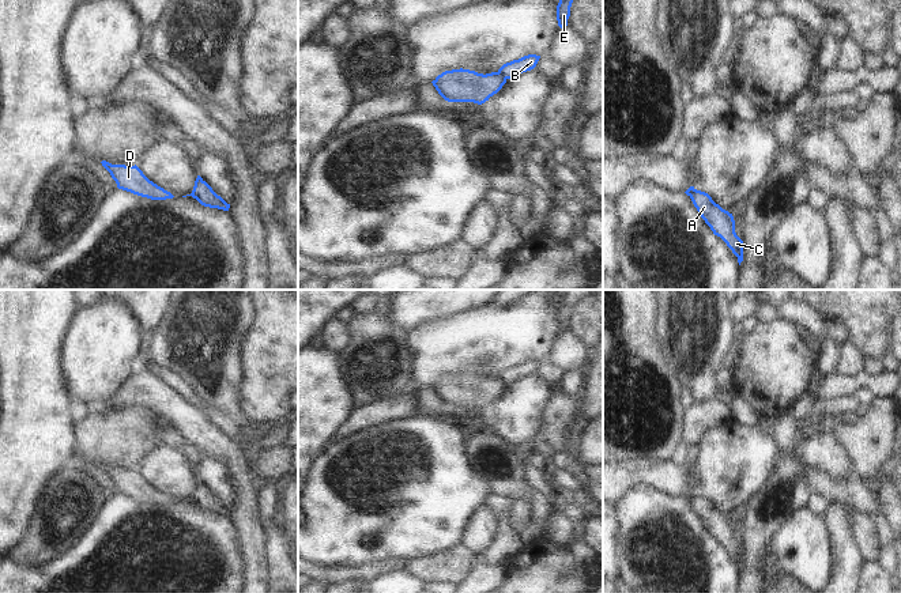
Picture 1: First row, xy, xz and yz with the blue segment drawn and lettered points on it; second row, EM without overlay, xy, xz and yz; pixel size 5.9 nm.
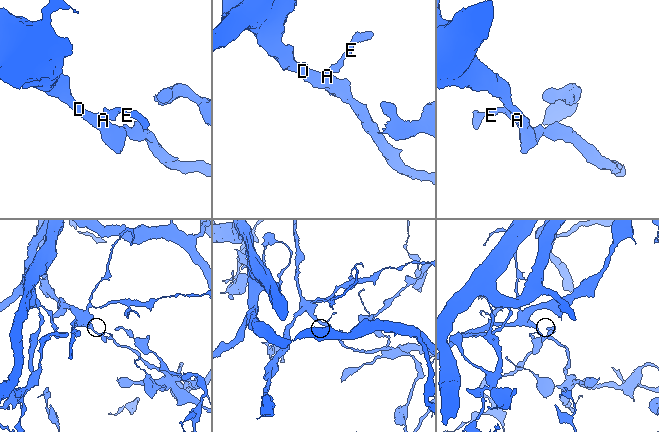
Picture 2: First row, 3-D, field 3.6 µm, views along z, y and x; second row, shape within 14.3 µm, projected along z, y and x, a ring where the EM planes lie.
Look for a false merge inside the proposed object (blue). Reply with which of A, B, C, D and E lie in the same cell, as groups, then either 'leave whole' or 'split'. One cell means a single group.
A C D / B E; split

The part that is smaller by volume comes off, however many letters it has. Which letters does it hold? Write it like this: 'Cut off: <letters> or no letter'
Cut off: B, E

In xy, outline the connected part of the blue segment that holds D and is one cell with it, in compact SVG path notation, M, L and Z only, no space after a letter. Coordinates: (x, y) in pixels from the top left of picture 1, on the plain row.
M102 465L101 468L110 477L118 494L151 505L166 505L174 502L170 496L150 486L136 469L112 469L106 465Z

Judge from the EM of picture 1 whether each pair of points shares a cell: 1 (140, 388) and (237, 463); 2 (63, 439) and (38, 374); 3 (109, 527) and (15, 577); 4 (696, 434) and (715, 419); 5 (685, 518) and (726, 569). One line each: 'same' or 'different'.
1: same
2: same
3: same
4: same
5: same

